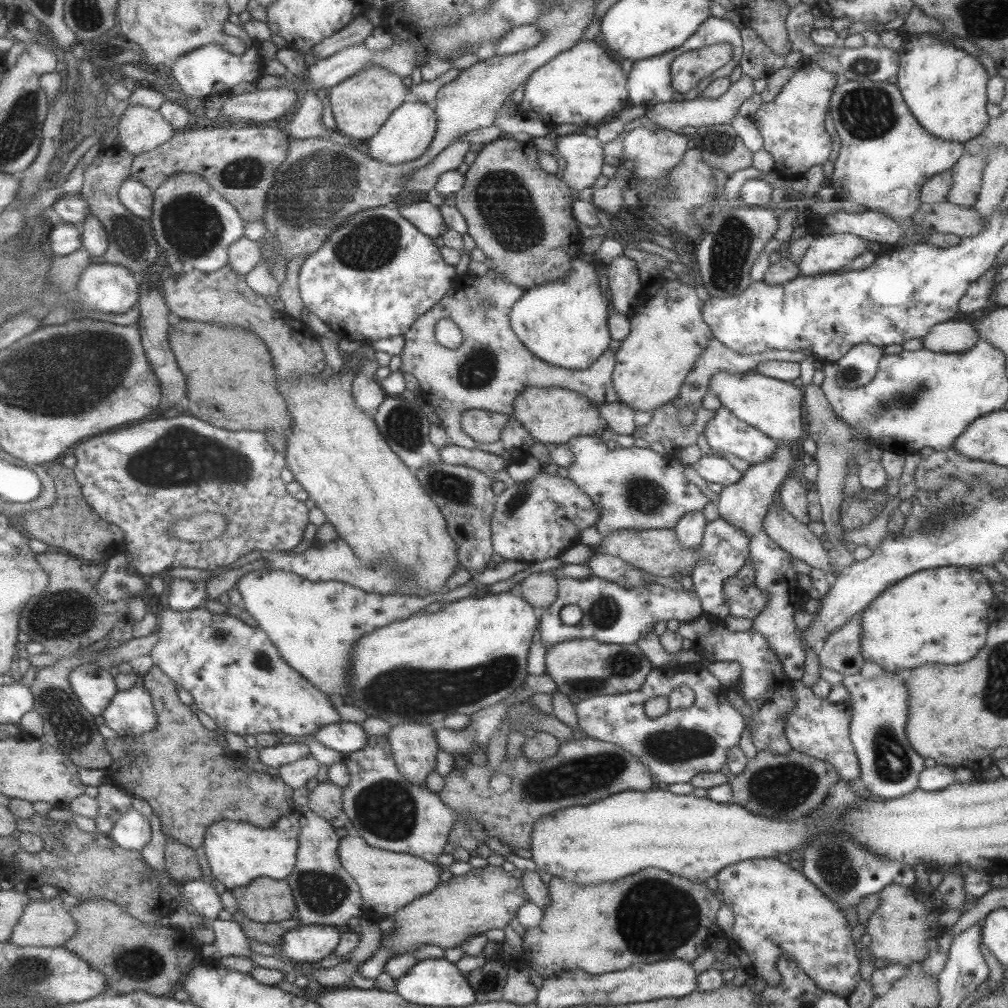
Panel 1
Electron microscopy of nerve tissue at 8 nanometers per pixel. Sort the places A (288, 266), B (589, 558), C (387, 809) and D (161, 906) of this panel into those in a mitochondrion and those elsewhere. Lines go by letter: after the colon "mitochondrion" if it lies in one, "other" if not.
A: other
B: other
C: mitochondrion
D: other

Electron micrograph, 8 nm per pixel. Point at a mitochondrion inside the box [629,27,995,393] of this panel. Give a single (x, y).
(868, 113)

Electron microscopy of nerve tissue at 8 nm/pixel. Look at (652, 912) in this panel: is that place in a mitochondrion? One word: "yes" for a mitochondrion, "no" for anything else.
yes

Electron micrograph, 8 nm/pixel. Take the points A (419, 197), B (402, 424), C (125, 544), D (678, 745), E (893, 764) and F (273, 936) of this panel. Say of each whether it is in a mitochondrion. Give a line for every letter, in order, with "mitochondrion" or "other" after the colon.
A: other
B: mitochondrion
C: other
D: mitochondrion
E: mitochondrion
F: other

